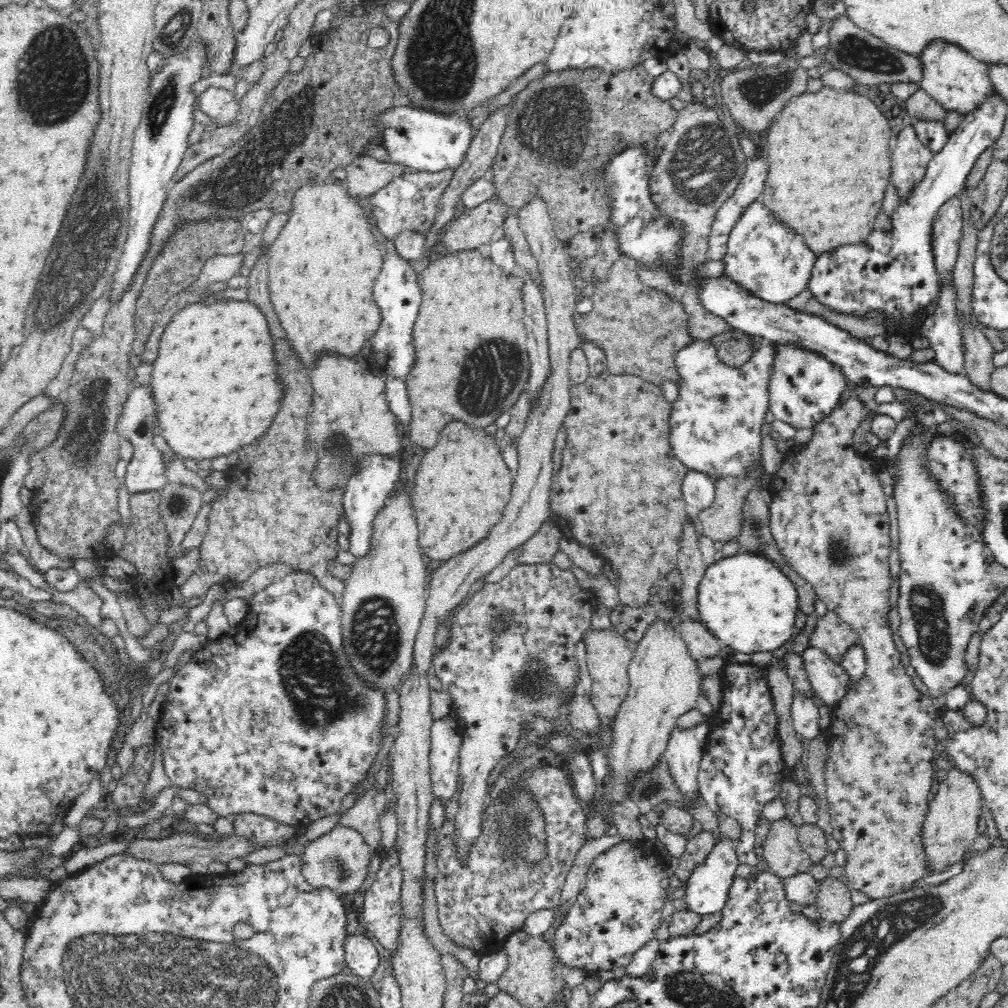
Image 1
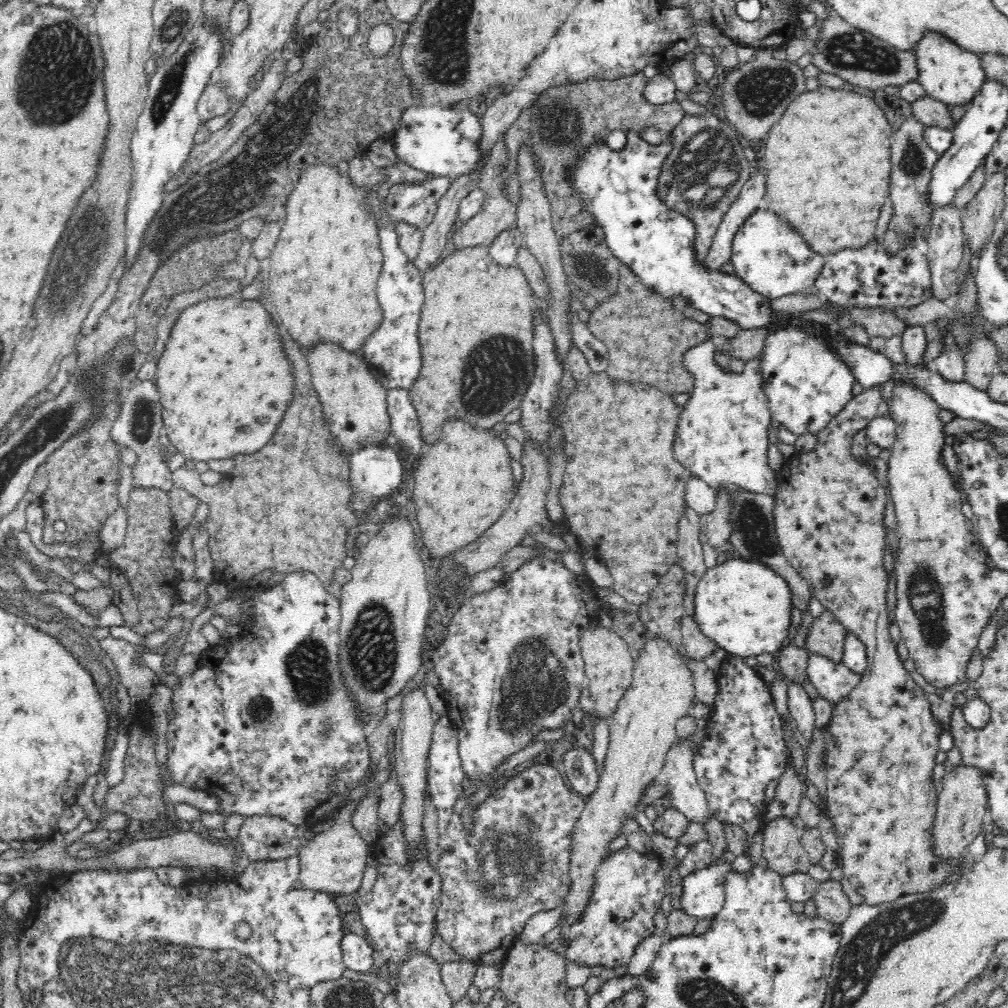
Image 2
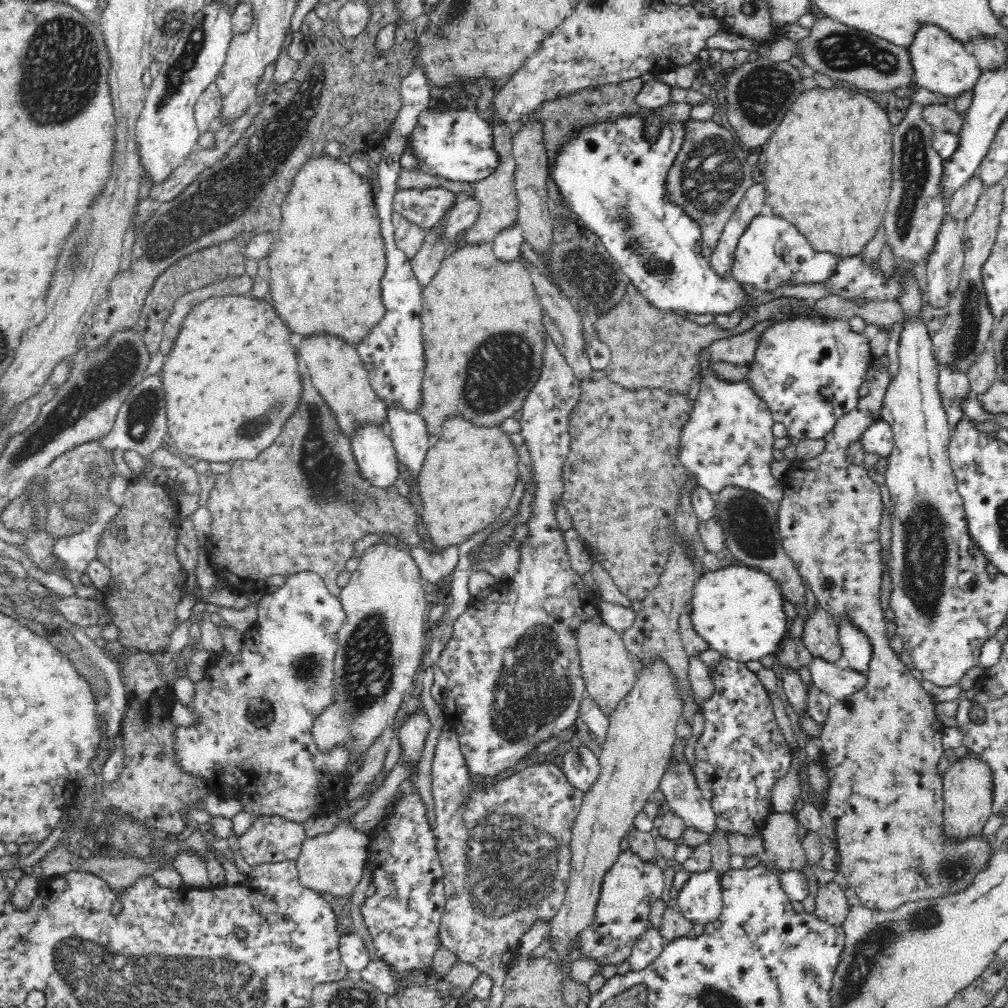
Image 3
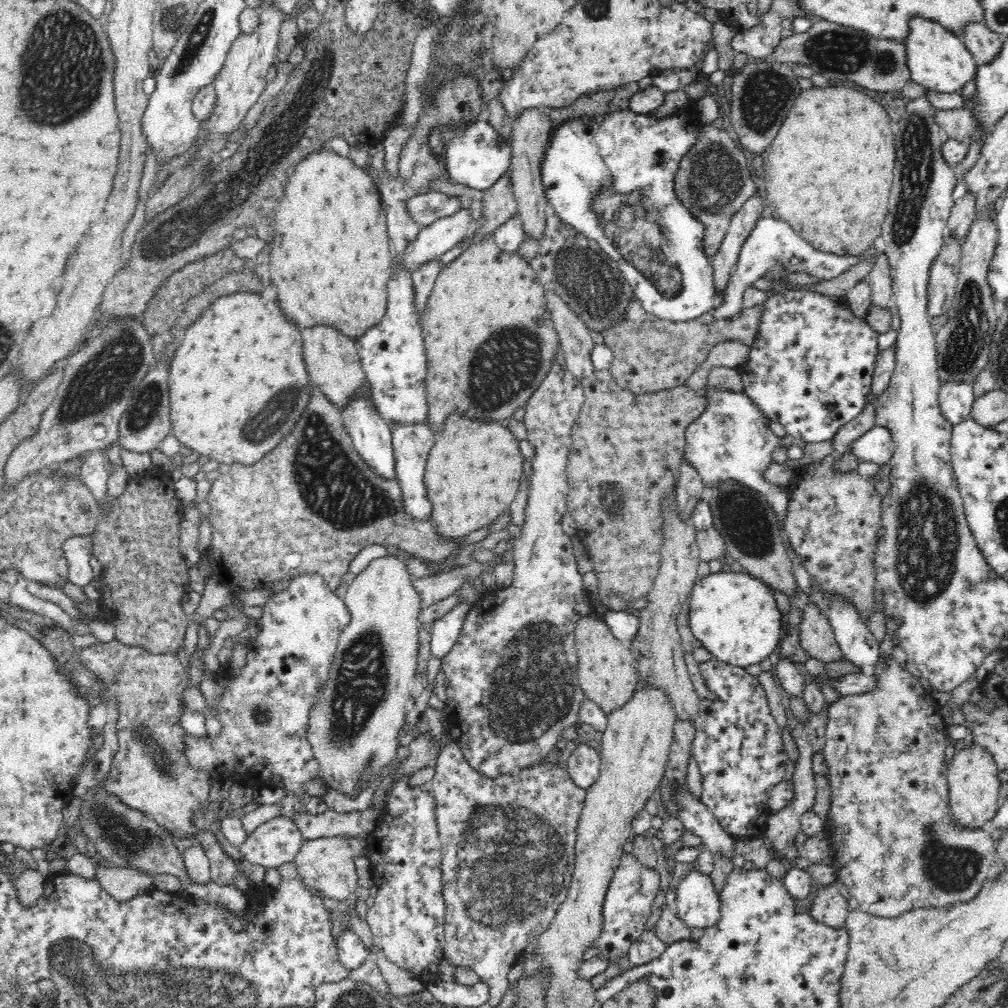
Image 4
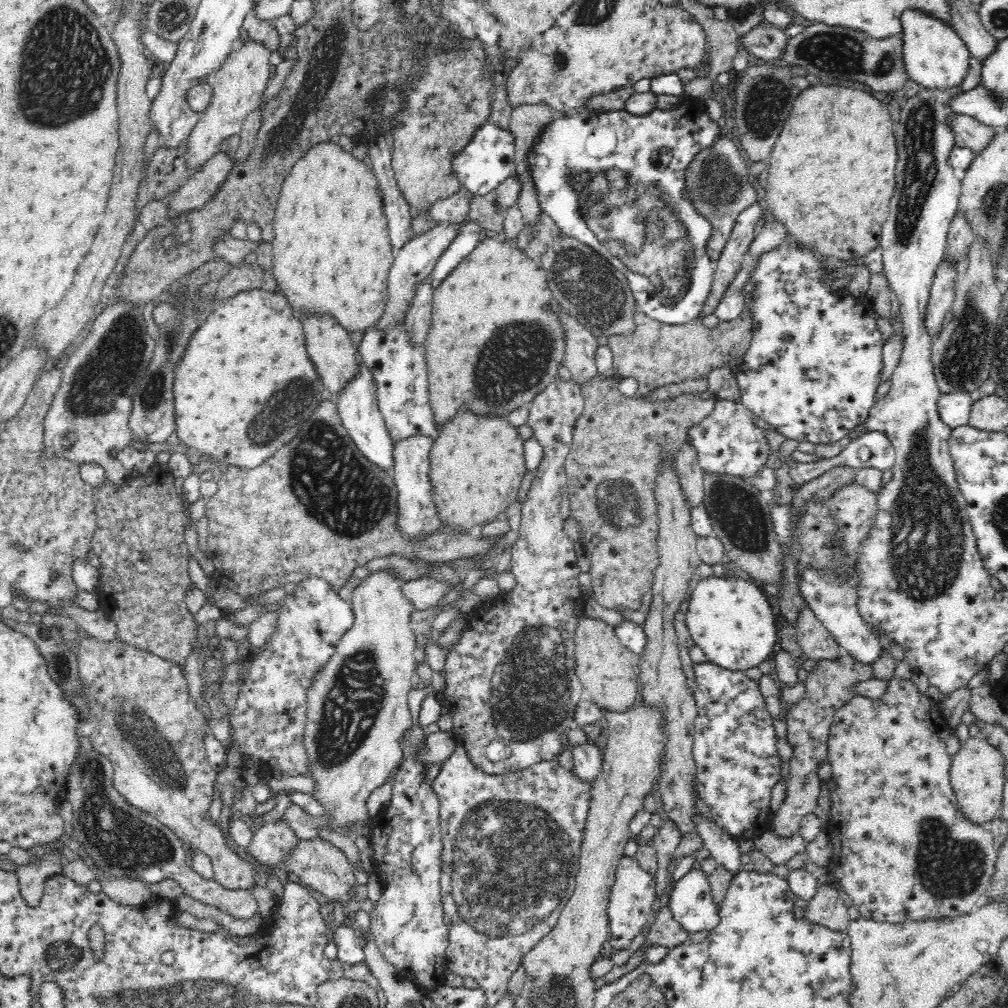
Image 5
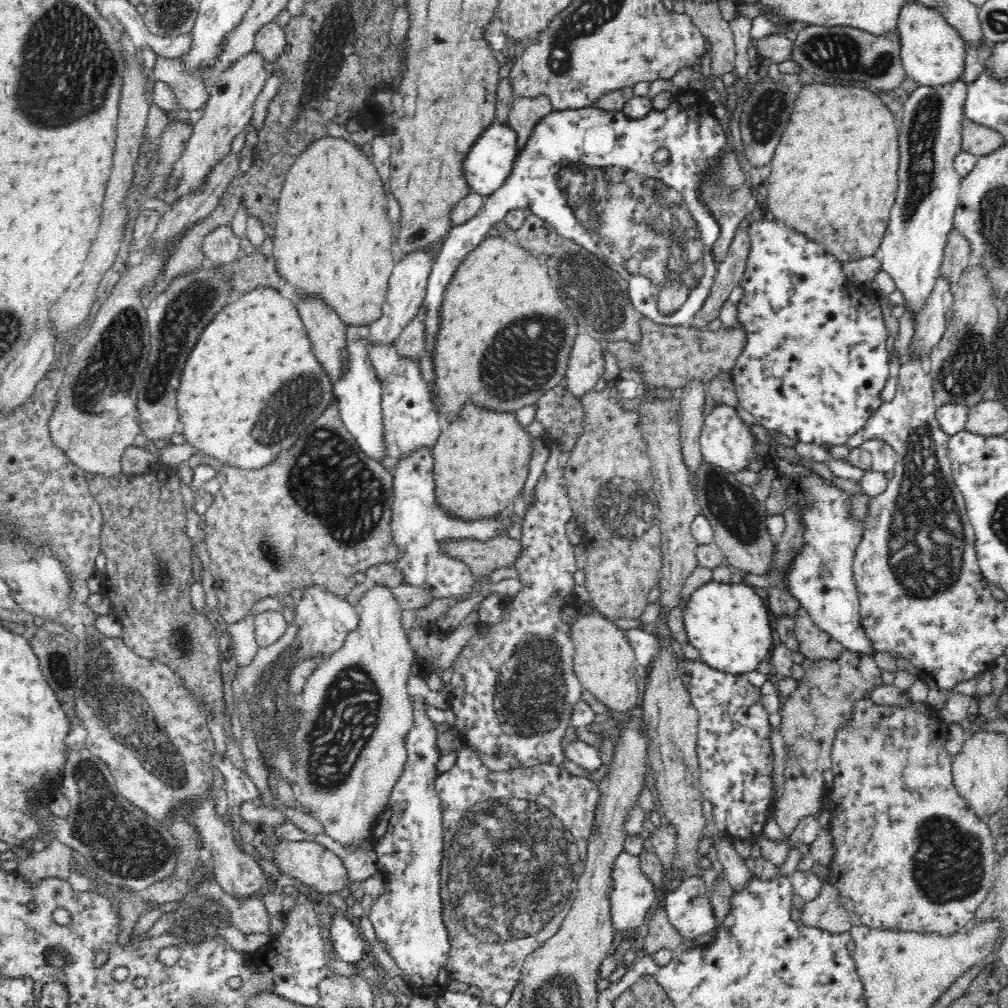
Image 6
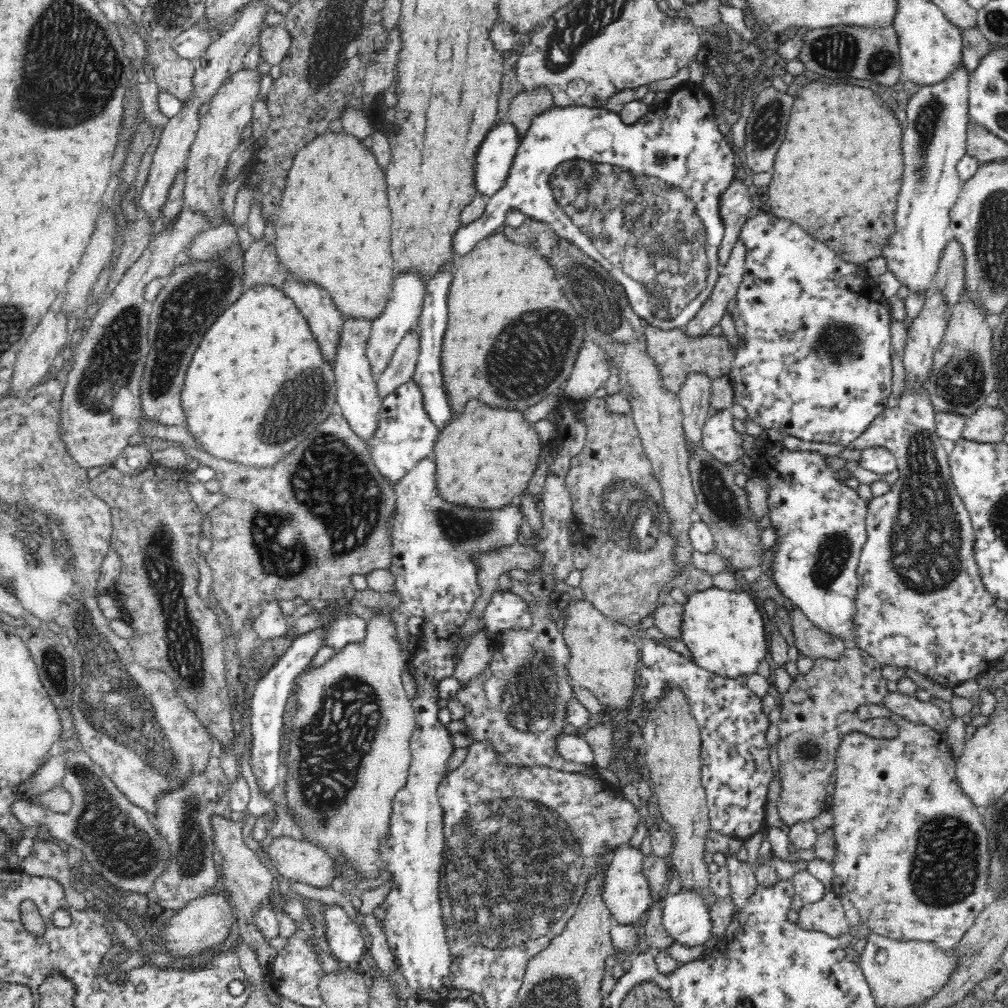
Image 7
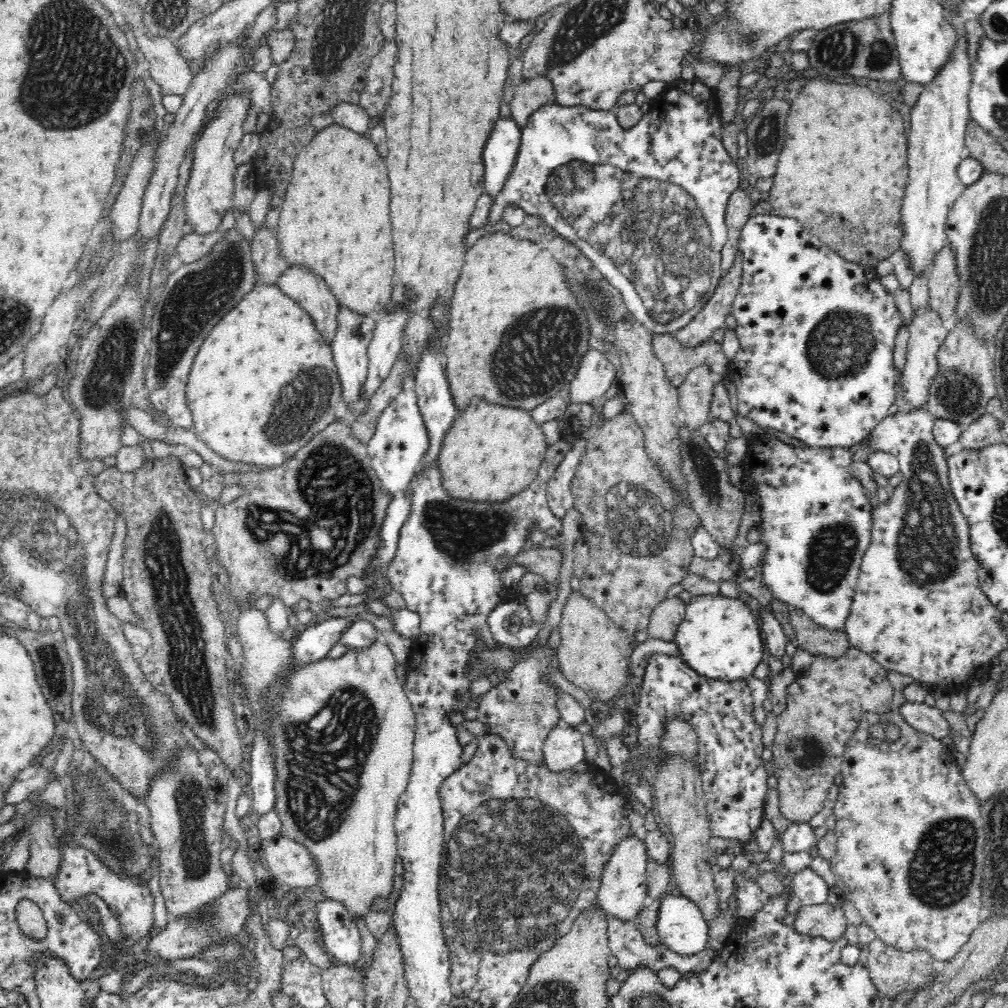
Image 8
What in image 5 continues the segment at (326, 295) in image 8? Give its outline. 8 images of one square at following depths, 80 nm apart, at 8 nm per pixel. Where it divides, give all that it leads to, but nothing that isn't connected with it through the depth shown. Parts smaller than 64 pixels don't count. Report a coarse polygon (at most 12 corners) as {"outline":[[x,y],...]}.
{"outline":[[330,317],[302,324],[308,358],[336,400],[360,376],[357,347]]}

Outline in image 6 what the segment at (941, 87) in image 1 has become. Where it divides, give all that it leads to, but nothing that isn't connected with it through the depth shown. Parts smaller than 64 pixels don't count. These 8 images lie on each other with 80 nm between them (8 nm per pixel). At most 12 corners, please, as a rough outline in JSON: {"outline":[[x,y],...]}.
{"outline":[[904,4],[901,61],[920,87],[961,80],[966,42],[936,8]]}

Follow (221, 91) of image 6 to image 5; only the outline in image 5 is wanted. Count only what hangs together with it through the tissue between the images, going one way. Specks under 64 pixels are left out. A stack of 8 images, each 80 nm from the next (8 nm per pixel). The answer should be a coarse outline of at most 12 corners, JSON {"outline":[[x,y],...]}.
{"outline":[[245,36],[186,143],[194,173],[266,92],[272,48]]}

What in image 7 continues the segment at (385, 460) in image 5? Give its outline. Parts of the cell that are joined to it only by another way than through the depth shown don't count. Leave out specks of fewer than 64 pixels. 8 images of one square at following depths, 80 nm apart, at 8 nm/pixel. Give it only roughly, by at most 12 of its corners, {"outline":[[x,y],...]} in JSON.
{"outline":[[345,319],[335,402],[366,442],[383,402],[367,354],[372,322]]}

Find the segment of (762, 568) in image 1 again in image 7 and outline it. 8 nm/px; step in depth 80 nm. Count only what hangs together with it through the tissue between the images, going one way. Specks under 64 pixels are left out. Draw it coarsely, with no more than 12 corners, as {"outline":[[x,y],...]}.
{"outline":[[715,585],[683,605],[690,659],[725,677],[769,659],[744,590]]}

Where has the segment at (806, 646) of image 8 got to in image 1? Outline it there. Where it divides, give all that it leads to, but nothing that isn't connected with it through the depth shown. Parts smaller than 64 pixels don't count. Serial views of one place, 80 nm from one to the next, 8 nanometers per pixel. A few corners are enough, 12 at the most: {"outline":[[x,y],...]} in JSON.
{"outline":[[828,610],[810,644],[839,663],[861,644],[852,625]]}

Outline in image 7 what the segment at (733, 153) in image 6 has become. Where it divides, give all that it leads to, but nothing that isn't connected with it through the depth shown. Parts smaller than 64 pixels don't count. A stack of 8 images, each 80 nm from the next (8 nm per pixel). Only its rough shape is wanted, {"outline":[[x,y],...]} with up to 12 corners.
{"outline":[[740,178],[719,196],[723,265],[742,225],[752,216],[751,195]]}

